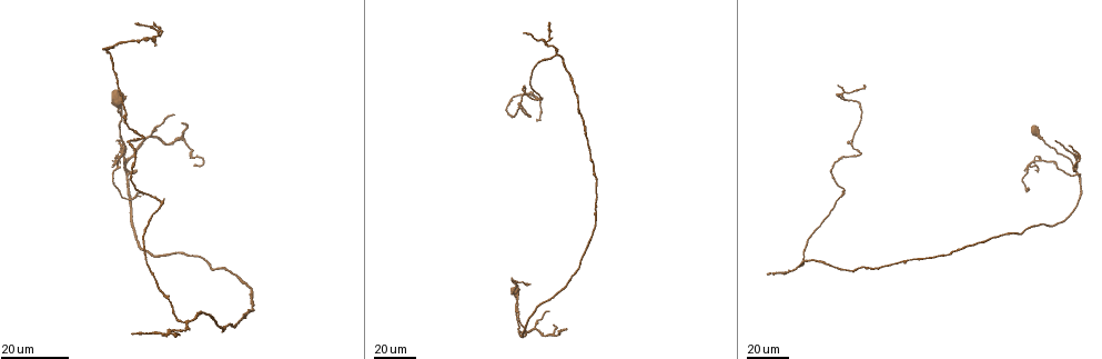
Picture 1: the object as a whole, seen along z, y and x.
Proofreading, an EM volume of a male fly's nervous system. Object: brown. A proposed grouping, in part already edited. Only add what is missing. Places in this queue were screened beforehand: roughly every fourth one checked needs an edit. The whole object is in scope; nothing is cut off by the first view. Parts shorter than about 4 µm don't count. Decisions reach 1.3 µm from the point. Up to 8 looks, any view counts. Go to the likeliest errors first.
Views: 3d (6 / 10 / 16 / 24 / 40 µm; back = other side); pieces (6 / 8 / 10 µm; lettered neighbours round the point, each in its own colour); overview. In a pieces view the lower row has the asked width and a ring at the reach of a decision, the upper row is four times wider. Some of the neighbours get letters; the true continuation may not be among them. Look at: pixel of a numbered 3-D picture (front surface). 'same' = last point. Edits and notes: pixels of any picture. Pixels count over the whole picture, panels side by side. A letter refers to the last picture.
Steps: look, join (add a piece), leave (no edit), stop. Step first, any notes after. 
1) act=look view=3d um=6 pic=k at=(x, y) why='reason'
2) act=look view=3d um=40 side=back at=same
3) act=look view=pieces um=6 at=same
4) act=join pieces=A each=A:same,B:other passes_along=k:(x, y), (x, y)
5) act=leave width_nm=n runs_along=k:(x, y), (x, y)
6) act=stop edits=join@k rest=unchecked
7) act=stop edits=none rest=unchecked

act=look view=3d um=40 pic=1 at=(173, 114) why='tapers out'

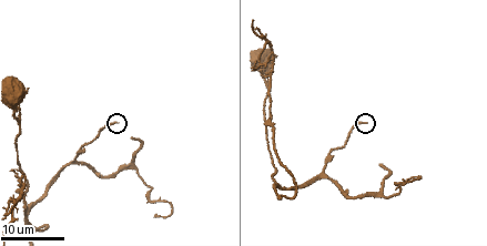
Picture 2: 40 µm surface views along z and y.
act=look view=pieces um=8 pic=2 at=(364, 121) why='what lies round it'

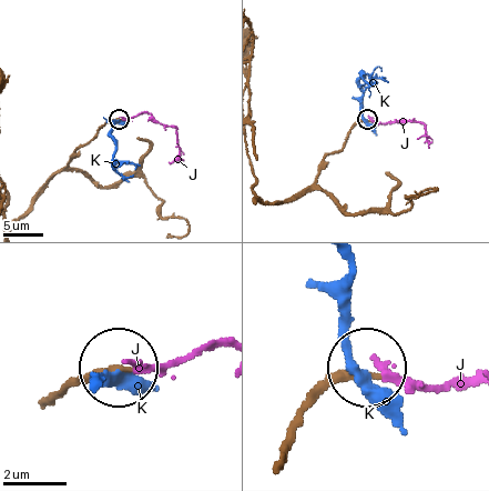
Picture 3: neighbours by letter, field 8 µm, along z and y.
act=join pieces=J each=J:same,K:other passes_along=3:(50, 403), (111, 371), (223, 348) found='the neuron continues'

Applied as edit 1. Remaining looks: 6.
act=look view=3d um=40 pic=1 at=(132, 334) why='long arm stops here'

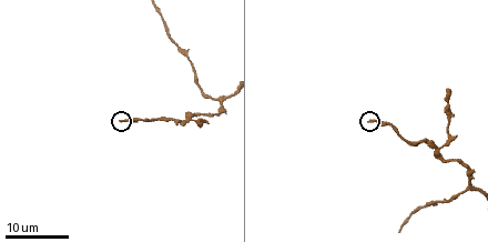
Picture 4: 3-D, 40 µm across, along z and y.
act=look view=pieces um=6 pic=4 at=(118, 122)

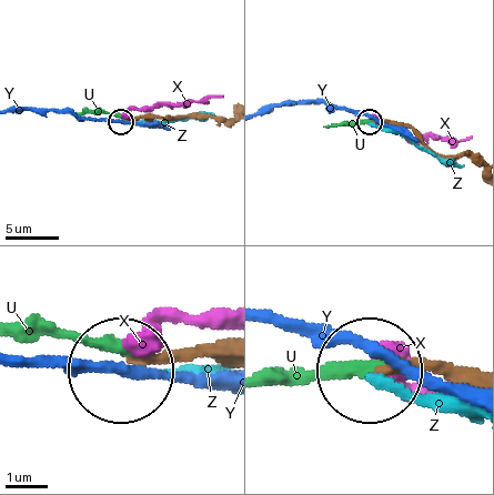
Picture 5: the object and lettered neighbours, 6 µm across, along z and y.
act=leave each=U:other,X:other,Y:other,Z:other runs_along=5:(469, 386), (415, 365), (376, 365) found='none of them fits'

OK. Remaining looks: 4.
act=look view=3d um=40 pic=1 at=(862, 83) why='end of a long branch'

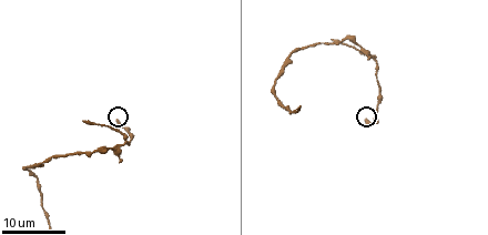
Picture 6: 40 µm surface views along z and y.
act=look view=pieces um=10 pic=6 at=(117, 121)

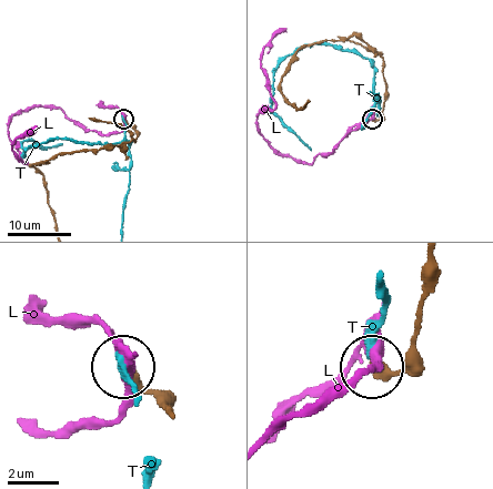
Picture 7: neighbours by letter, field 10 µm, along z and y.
act=leave width_nm=370 each=L:other,T:other found='none of them fits'

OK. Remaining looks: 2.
act=look view=3d um=16 pic=2 at=(130, 140) why='free end'

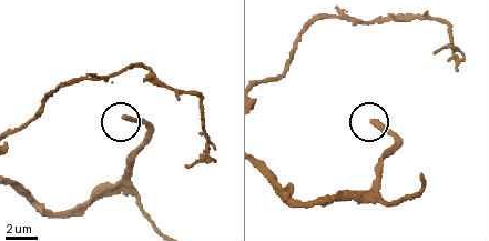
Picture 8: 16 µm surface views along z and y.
act=look view=pieces um=6 pic=8 at=(374, 122)

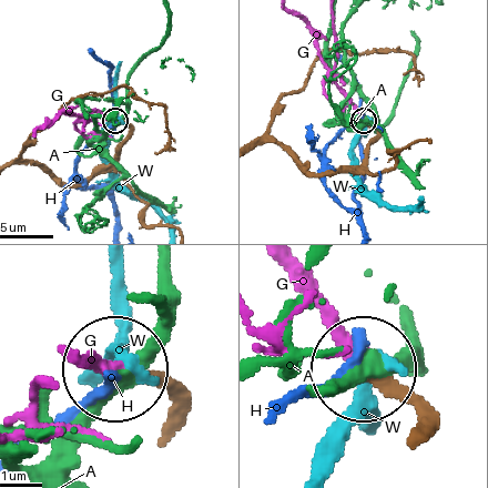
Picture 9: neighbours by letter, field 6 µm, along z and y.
act=join pieces=G each=A:other,G:same,H:other,W:other passes_along=9:(166, 406), (113, 364), (92, 364) found='it goes on there'

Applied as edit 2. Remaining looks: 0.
act=stop edits=join@3,join@9 rest=unchecked

